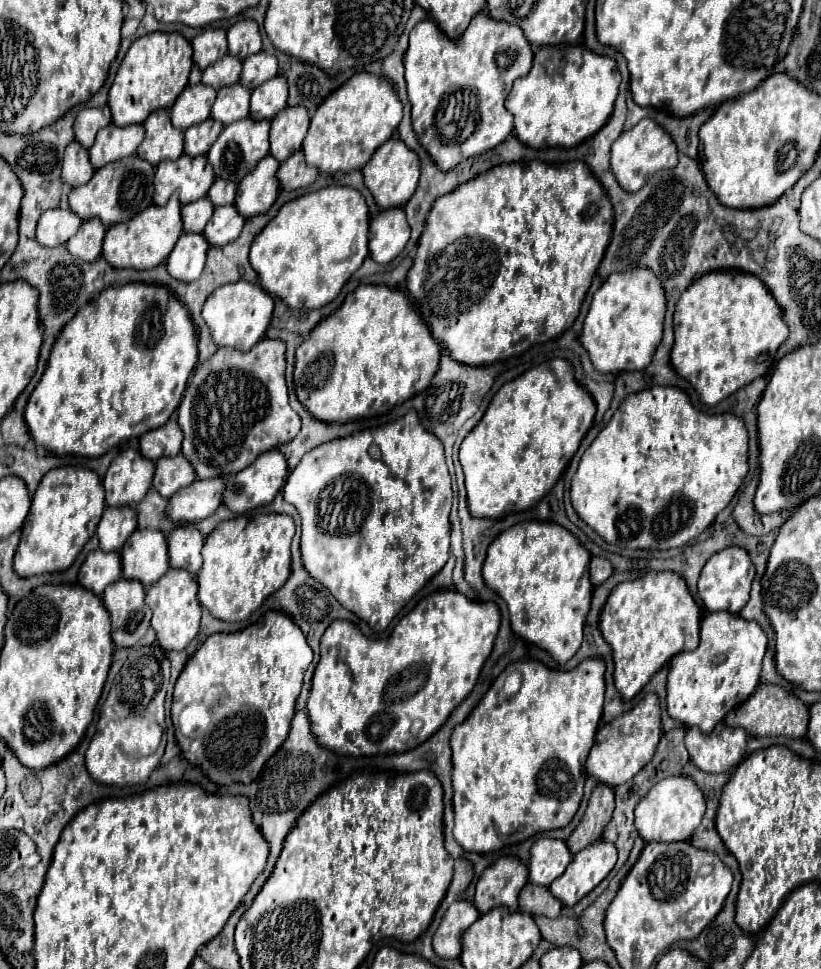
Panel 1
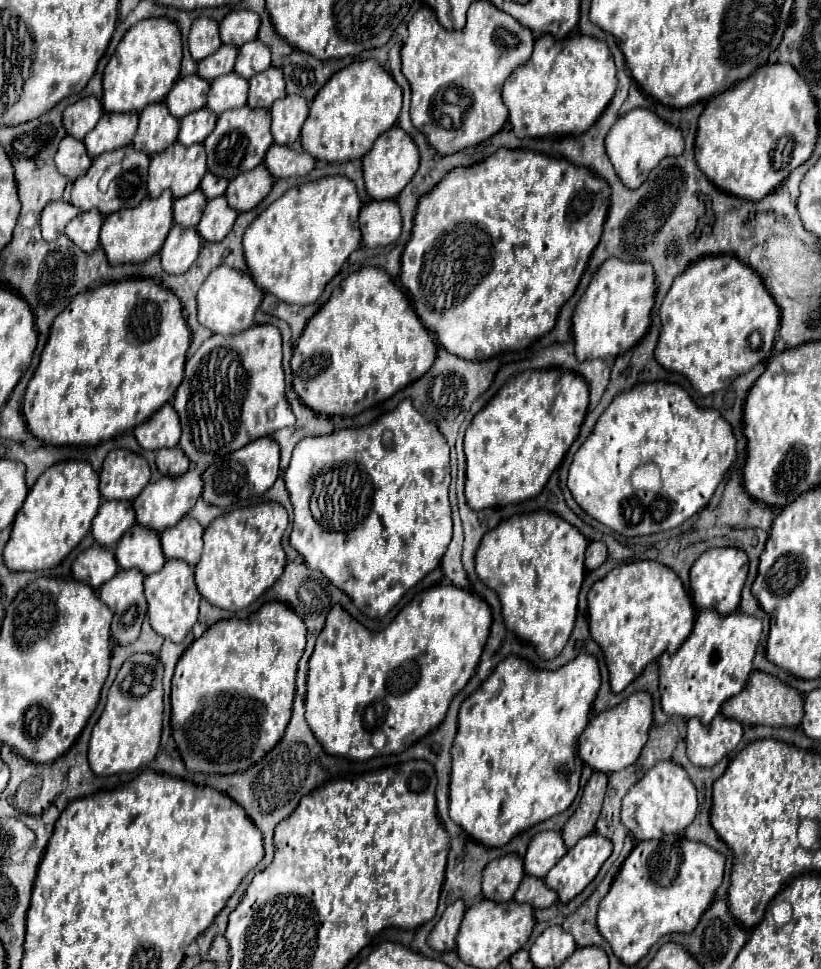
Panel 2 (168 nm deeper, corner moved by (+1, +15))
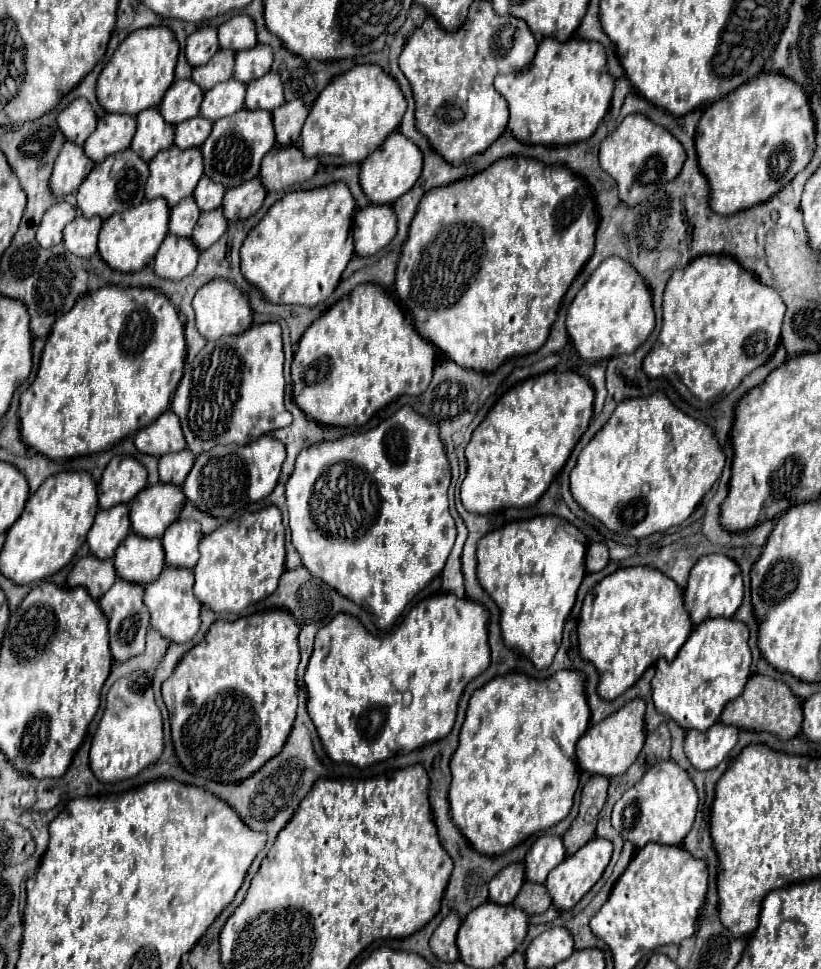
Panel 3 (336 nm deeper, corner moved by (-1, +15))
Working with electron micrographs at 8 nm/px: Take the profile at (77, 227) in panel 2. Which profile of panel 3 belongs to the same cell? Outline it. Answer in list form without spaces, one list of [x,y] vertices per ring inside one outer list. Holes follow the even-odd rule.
[[[77,216],[65,226],[65,248],[81,258],[91,258],[97,254],[97,236],[101,230],[101,218]]]

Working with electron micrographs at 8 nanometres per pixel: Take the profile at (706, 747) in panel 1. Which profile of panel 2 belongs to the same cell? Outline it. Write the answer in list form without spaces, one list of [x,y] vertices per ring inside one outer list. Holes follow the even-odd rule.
[[[721,714],[713,718],[709,726],[703,726],[697,718],[687,722],[687,756],[693,766],[715,766],[723,756],[735,750],[743,736],[743,726],[737,720],[729,720]]]

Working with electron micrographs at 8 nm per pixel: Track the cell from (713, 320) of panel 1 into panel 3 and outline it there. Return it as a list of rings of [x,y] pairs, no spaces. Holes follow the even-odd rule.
[[[699,256],[687,268],[675,270],[663,296],[663,328],[643,370],[651,378],[669,378],[677,392],[691,404],[707,404],[723,392],[739,386],[743,376],[763,366],[779,346],[785,304],[779,294],[761,284],[755,274],[745,270],[731,256]]]

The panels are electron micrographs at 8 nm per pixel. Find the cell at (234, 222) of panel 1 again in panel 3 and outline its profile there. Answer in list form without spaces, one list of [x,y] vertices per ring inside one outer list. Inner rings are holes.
[[[221,208],[211,210],[211,212],[203,212],[199,218],[199,224],[195,226],[191,240],[195,242],[195,246],[199,250],[207,250],[209,246],[213,246],[223,236],[227,226],[229,226],[229,222],[223,216]]]

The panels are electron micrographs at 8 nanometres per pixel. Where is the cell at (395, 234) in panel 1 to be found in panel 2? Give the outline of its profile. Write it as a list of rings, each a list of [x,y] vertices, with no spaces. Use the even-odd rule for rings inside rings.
[[[395,200],[369,202],[359,212],[359,228],[365,248],[387,246],[401,234],[401,212]]]

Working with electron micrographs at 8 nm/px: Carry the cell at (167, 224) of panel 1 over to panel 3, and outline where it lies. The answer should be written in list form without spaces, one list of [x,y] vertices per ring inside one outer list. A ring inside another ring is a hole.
[[[163,198],[155,200],[143,200],[143,204],[119,212],[103,222],[103,228],[99,232],[99,254],[101,258],[119,272],[137,272],[145,268],[157,254],[161,242],[167,236],[167,220],[169,220],[169,204]]]

